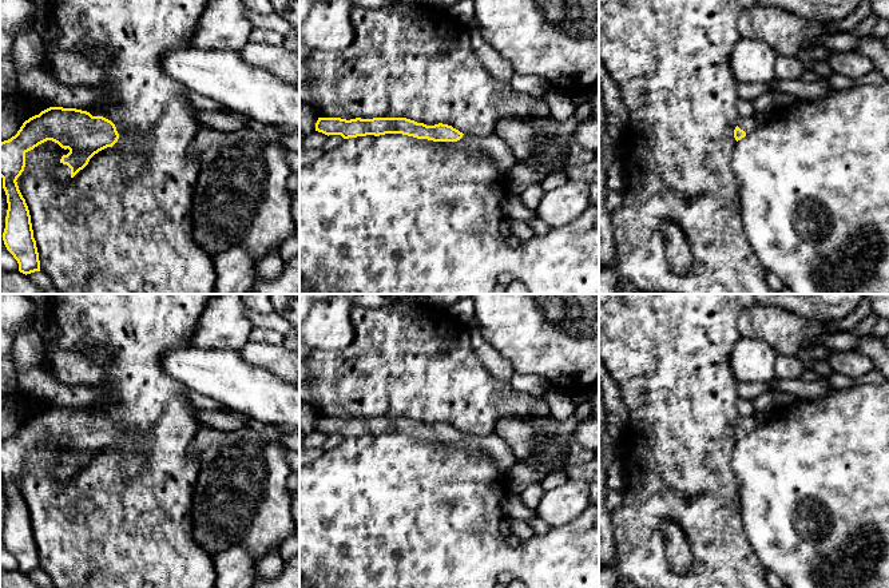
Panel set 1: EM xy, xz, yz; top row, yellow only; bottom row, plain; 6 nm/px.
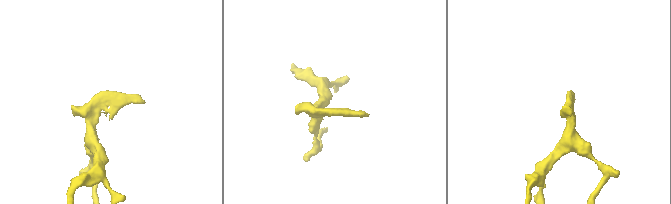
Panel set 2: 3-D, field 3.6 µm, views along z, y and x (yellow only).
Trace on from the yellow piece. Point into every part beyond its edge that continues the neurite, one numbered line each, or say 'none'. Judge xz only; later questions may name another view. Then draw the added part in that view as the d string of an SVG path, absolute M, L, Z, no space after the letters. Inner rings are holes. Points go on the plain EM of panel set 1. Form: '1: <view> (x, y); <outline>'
1: xz (491, 444); M495 432L485 436L469 436L464 433L460 440L449 442L468 452L487 453L496 462L501 474L504 474L508 480L512 468L517 464L517 460L512 453L509 445L503 438L500 438Z

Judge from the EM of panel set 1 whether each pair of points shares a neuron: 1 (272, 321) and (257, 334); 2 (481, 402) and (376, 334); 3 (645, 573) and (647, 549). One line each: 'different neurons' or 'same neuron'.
1: different neurons
2: same neuron
3: same neuron

